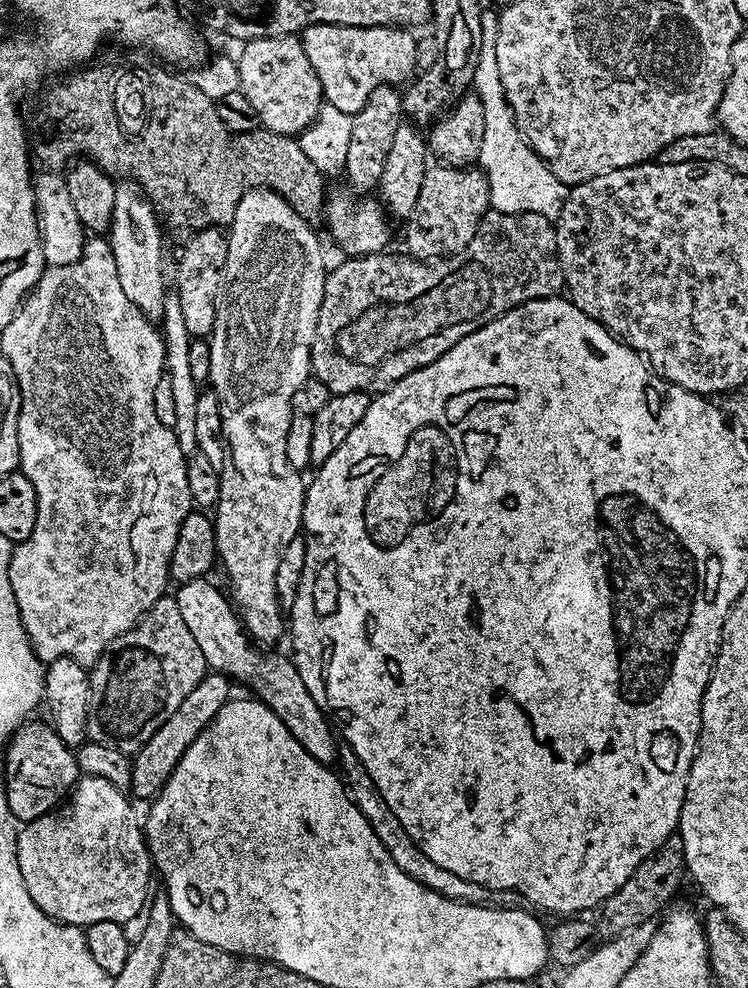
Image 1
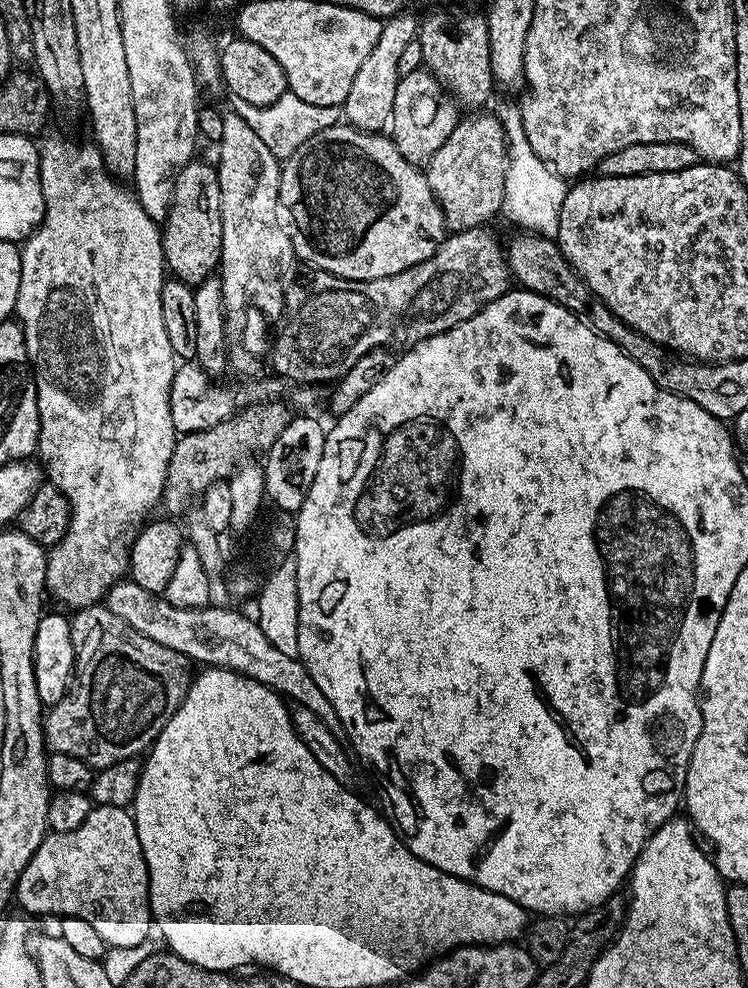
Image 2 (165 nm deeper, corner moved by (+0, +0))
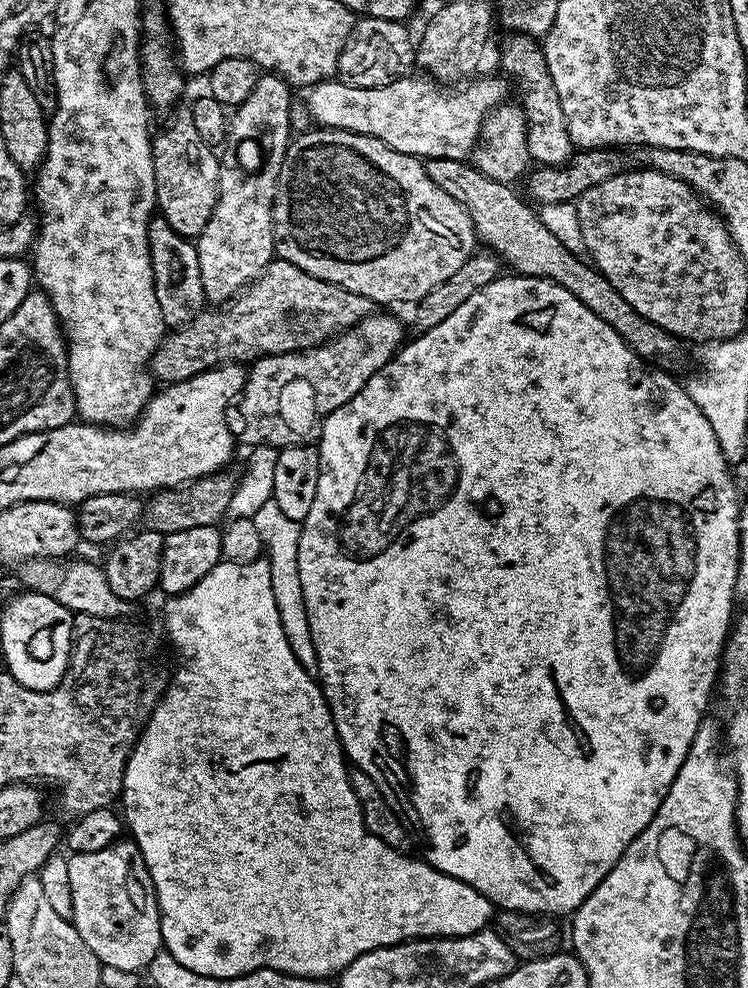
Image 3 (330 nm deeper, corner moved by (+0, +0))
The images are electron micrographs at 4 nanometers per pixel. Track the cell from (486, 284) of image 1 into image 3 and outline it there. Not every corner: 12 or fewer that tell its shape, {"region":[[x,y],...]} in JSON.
{"region":[[273,258],[227,306],[169,331],[150,372],[317,348],[370,298]]}

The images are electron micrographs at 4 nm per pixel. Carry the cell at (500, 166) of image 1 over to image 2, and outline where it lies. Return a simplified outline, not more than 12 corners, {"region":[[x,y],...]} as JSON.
{"region":[[515,103],[498,115],[508,135],[503,215],[555,238],[565,177],[534,154]]}

